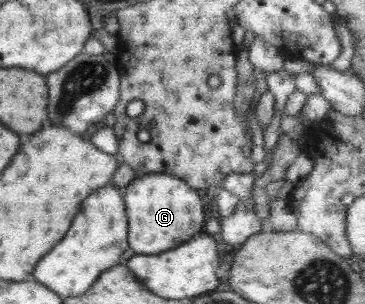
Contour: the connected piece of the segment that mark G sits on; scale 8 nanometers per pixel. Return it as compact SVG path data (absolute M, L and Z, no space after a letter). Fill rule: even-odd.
M151 173L136 177L125 190L129 246L137 254L155 254L177 248L205 228L205 212L199 192L175 175Z

